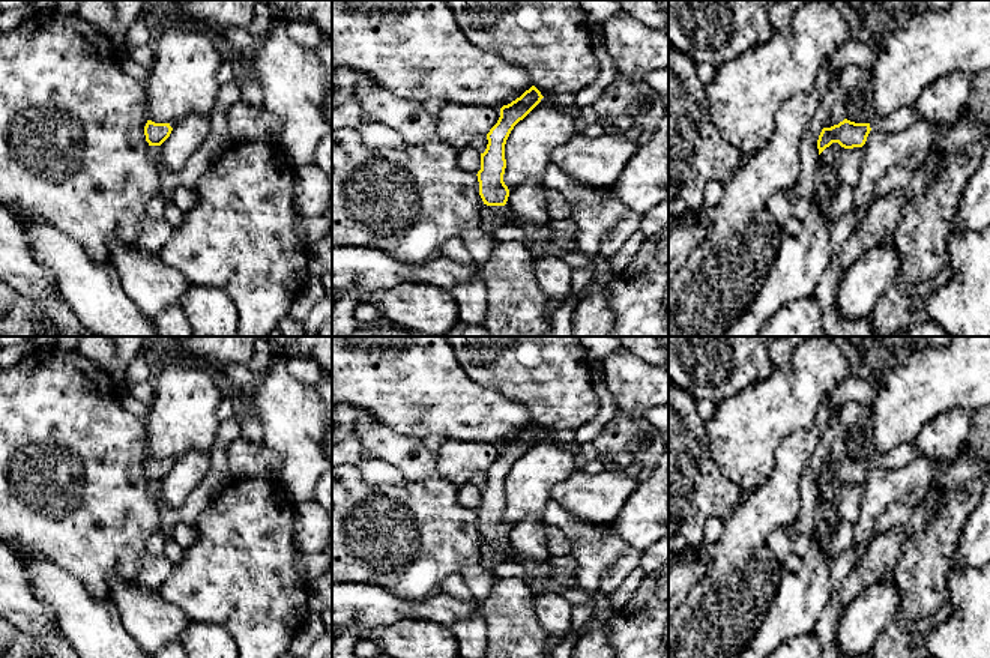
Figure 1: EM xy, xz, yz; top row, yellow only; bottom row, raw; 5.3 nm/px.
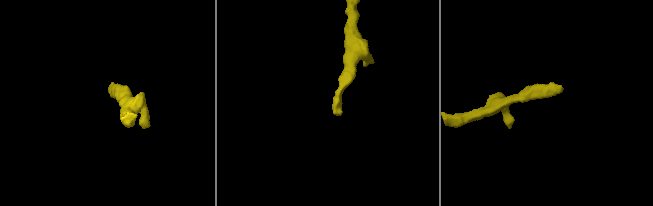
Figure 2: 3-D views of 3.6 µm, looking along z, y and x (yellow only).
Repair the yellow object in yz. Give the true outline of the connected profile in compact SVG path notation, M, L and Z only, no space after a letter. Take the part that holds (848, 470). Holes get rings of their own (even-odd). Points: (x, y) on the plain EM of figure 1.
M915 442L903 443L885 454L870 454L868 460L855 460L844 455L838 461L822 466L817 476L819 491L832 479L838 479L844 485L862 484L871 466L897 469L921 455L922 452L916 448Z

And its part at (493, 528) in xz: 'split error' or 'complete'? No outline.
split error

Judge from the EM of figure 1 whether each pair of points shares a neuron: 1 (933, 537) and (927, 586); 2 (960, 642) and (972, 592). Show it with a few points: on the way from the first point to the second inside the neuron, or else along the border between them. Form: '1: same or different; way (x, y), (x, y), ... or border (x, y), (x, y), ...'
1: same; way (933, 549), (927, 555), (927, 574)
2: same; way (972, 630), (972, 604)

